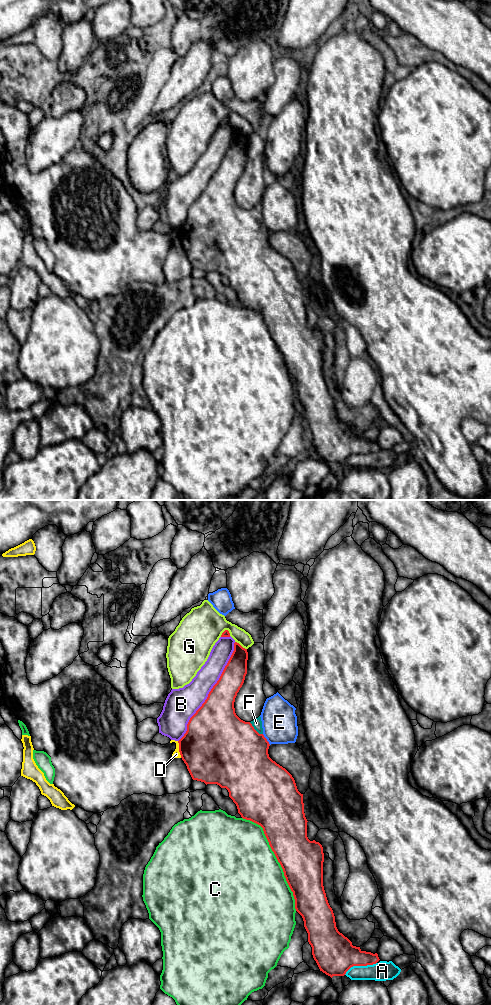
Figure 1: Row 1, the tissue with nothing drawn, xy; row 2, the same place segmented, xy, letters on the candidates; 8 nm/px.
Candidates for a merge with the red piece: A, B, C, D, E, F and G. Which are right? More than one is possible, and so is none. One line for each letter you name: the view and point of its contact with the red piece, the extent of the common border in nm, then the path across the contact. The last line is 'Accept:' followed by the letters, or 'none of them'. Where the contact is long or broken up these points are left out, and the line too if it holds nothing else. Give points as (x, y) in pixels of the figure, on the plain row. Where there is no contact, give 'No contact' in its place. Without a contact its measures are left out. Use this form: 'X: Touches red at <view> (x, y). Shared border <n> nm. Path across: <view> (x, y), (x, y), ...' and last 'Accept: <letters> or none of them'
F: Touches red at xy (254, 217). Shared border 150 nm. Path across: xy (231, 238), (254, 217), (256, 211)
Accept: F

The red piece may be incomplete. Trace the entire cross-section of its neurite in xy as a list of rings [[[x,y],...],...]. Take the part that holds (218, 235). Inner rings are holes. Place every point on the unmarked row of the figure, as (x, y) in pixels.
[[[235,130],[234,139],[219,168],[209,180],[202,194],[190,206],[186,221],[178,229],[179,240],[193,268],[204,270],[206,273],[217,272],[221,276],[226,276],[241,305],[263,316],[269,333],[293,380],[295,397],[303,406],[304,415],[308,421],[308,430],[312,435],[312,443],[320,459],[331,466],[344,464],[353,454],[373,453],[380,447],[377,441],[362,439],[360,435],[353,434],[352,430],[338,419],[335,404],[323,374],[323,335],[319,330],[310,329],[307,325],[308,309],[304,301],[303,282],[298,279],[292,263],[269,245],[270,232],[263,223],[261,205],[259,204],[251,210],[245,210],[235,201],[234,190],[247,162],[247,148],[247,137]]]

